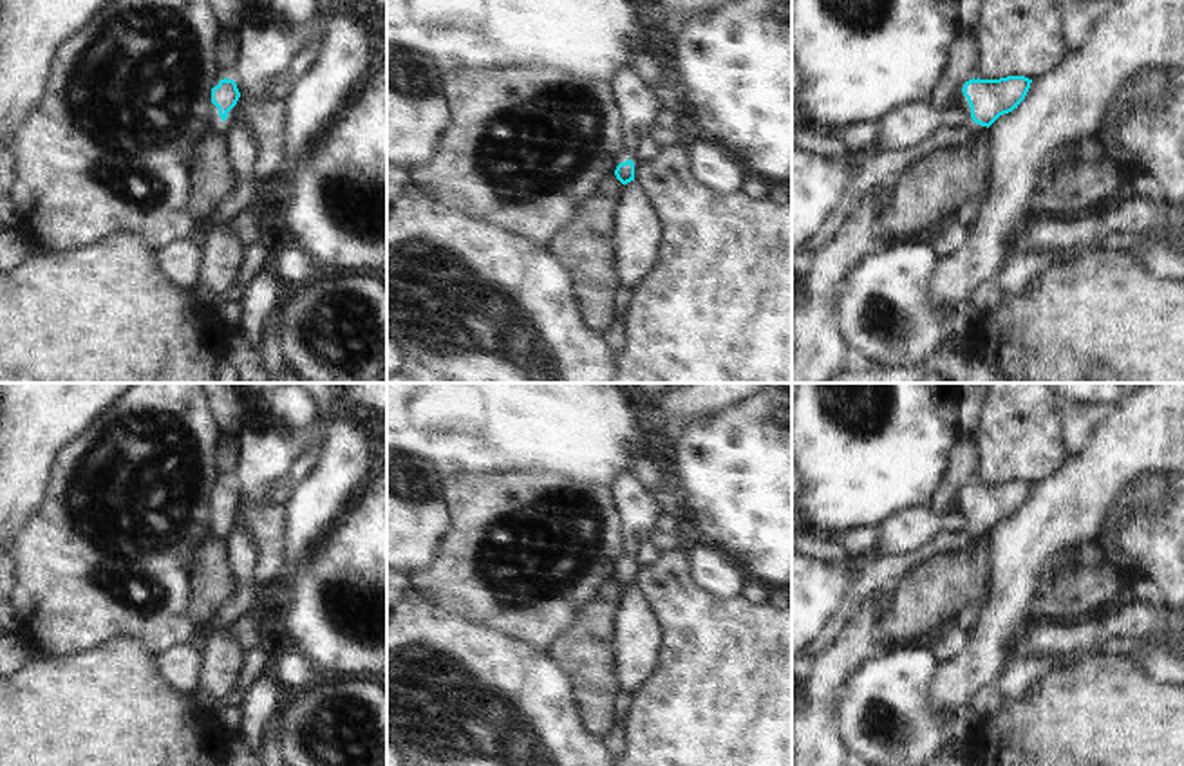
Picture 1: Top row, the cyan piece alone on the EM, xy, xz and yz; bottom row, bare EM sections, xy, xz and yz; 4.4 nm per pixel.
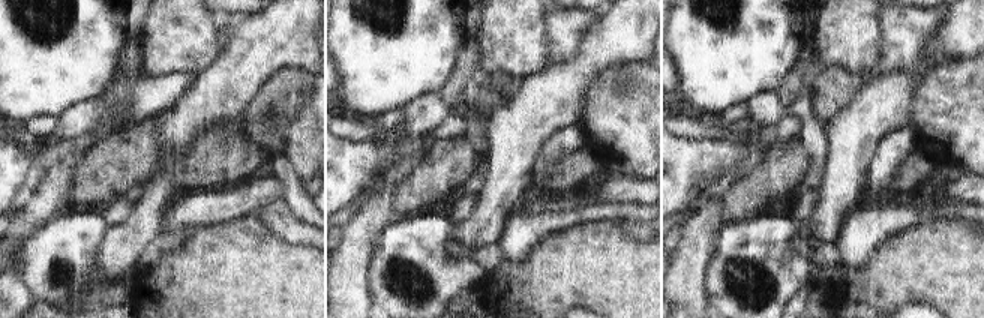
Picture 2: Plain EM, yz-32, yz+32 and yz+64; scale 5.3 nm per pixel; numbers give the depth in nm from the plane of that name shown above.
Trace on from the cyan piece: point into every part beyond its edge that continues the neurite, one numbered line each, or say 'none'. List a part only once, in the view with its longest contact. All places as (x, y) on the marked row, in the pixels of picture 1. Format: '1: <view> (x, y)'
1: yz (879, 165)

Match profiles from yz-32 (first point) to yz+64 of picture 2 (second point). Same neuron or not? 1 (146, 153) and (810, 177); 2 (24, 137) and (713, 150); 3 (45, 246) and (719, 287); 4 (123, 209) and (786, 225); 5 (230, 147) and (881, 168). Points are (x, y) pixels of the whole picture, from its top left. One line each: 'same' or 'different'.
1: different
2: different
3: same
4: different
5: different

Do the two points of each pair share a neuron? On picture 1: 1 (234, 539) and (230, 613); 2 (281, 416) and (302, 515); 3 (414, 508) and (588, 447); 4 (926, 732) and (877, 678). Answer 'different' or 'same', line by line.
1: same
2: different
3: different
4: same

